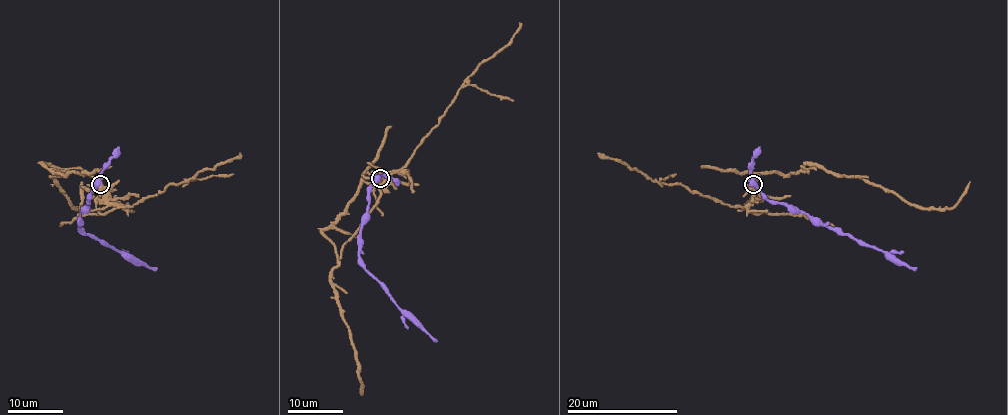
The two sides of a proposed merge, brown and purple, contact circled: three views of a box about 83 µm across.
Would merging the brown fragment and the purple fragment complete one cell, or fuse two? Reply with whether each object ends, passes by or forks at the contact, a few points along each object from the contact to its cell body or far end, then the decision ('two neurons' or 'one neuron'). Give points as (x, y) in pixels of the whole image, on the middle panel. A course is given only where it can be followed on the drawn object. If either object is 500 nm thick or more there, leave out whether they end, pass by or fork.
brown via (380, 177), (362, 183), (355, 197), (322, 231), (337, 256), (330, 284), (355, 349), (362, 395) | purple via (380, 177), (371, 187), (368, 211), (361, 224), (360, 263), (403, 310), (437, 341) | two neurons

